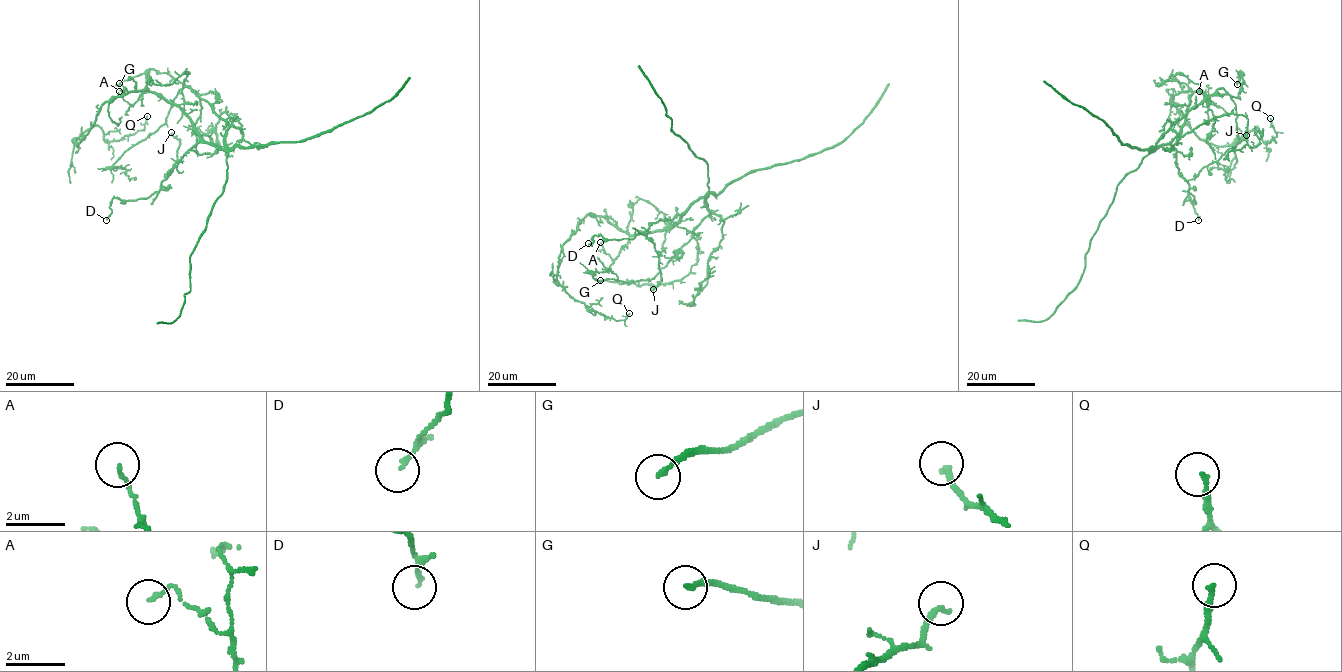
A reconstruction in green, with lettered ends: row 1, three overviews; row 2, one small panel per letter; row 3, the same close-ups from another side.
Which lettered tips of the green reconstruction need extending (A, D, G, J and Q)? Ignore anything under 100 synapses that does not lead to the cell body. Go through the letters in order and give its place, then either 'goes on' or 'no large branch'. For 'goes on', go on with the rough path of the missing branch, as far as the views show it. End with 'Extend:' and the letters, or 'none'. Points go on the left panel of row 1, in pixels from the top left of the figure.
A: at (119, 91); no large branch
D: at (106, 220); no large branch
G: at (119, 83); no large branch
J: at (171, 132); no large branch
Q: at (147, 116); no large branch
Extend: none

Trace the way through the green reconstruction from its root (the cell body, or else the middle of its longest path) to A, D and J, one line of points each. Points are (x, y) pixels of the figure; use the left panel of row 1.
A: (194, 128), (192, 121), (178, 106), (157, 94), (144, 92), (130, 104), (119, 91)
D: (194, 128), (199, 141), (171, 170), (161, 188), (145, 198), (114, 198), (109, 205), (112, 212), (106, 220)
J: (194, 128), (199, 141), (165, 179), (177, 160), (180, 140), (171, 132)

